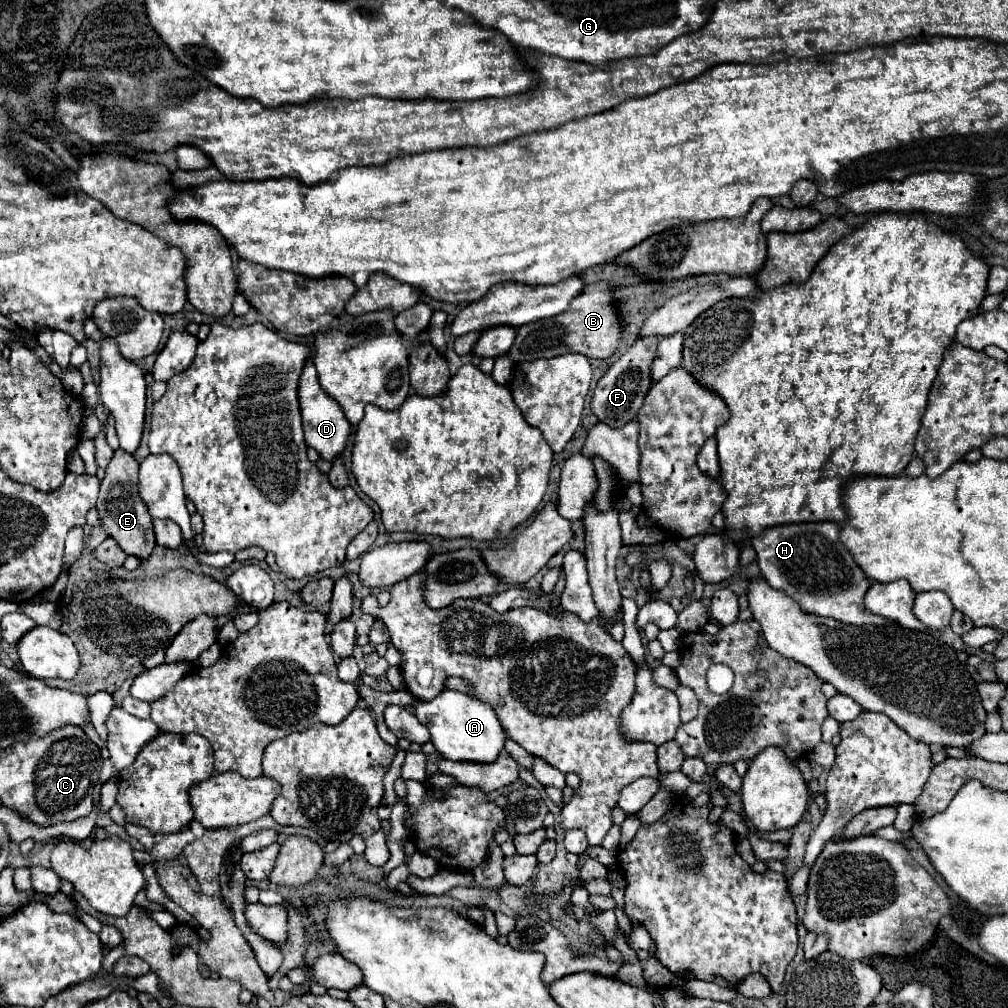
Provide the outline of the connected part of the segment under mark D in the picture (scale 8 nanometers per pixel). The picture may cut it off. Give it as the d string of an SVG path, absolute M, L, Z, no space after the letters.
M307 361L307 365L303 367L301 379L299 379L299 403L301 403L301 415L303 415L303 429L305 429L305 441L309 447L313 447L321 459L333 461L335 457L341 455L341 451L345 449L349 435L351 435L351 423L347 421L341 405L329 397L319 381L317 381L317 371L315 365L311 361Z

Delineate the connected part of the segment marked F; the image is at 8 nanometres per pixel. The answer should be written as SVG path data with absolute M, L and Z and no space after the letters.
M645 337L645 339L637 339L623 355L621 359L617 359L607 373L599 379L593 399L591 399L591 411L597 415L597 419L613 429L619 429L621 425L625 425L627 421L631 421L637 411L643 405L643 399L651 387L651 363L657 351L657 337Z

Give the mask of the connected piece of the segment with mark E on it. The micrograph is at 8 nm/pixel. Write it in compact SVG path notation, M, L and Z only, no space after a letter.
M117 449L105 469L105 479L101 481L97 513L101 517L101 527L105 529L105 533L115 539L127 555L137 555L137 559L147 561L157 547L157 541L153 533L153 519L137 493L137 471L139 463L135 461L135 457L125 453L123 449Z

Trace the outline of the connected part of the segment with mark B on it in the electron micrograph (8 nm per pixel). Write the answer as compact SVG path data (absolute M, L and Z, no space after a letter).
M593 283L583 287L583 293L579 293L571 301L567 311L519 327L515 335L515 343L511 345L507 355L513 359L513 363L551 359L563 355L565 351L581 353L589 359L607 359L615 353L621 339L621 331L623 331L621 321L617 317L615 307L611 305L611 289L607 287L607 283Z

